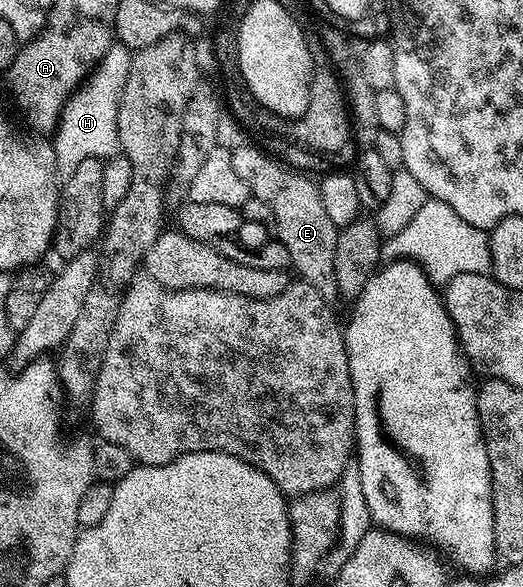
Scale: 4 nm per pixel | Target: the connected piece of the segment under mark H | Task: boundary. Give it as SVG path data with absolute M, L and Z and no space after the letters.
M112 44L102 61L92 69L90 77L67 98L67 106L59 116L59 127L53 134L55 172L60 178L71 177L84 159L106 159L120 152L117 111L132 56L132 50L124 45Z

